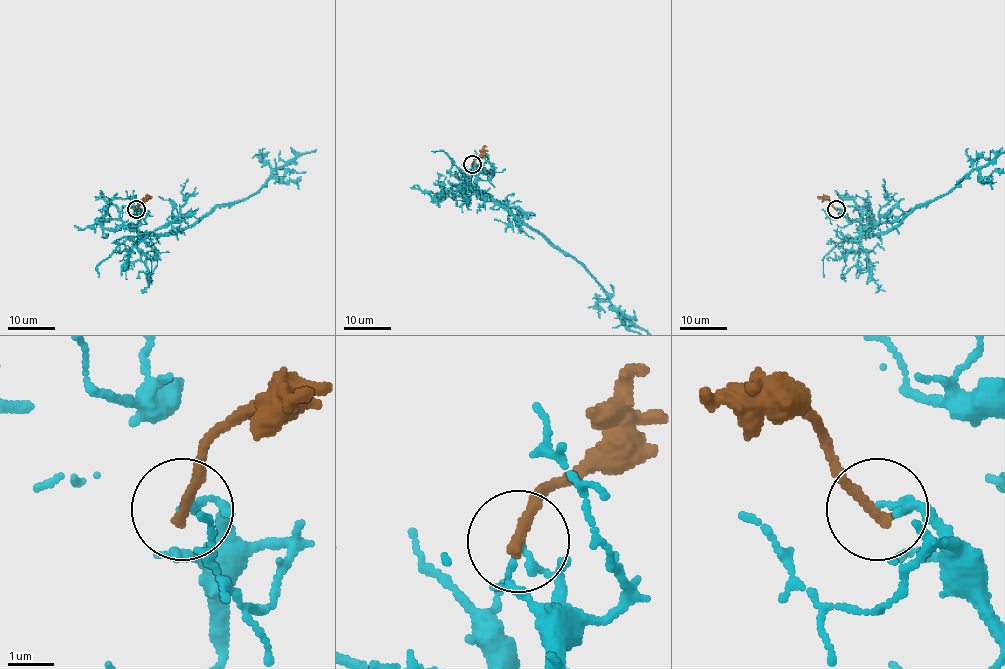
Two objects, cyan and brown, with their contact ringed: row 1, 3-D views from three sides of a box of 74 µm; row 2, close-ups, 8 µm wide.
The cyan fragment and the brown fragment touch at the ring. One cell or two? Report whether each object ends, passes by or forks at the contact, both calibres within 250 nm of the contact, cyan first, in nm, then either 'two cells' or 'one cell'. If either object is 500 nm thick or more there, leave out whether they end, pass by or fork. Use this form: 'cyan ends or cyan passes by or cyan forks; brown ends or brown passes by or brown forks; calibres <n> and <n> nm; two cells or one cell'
cyan ends; brown ends; calibres 160 and 280 nm; two cells

